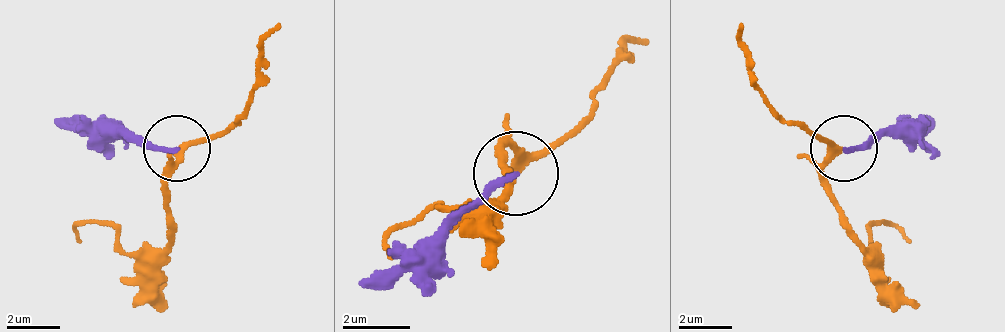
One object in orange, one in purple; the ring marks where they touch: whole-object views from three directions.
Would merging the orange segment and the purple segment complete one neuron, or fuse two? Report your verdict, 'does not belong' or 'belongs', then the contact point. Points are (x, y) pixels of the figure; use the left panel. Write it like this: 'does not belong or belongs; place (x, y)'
belongs; place (176, 148)

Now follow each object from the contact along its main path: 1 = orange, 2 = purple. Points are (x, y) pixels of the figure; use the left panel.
1: (178, 150), (171, 176), (165, 243), (125, 249), (99, 223), (79, 223), (79, 243)
2: (178, 150), (85, 137), (52, 117)

